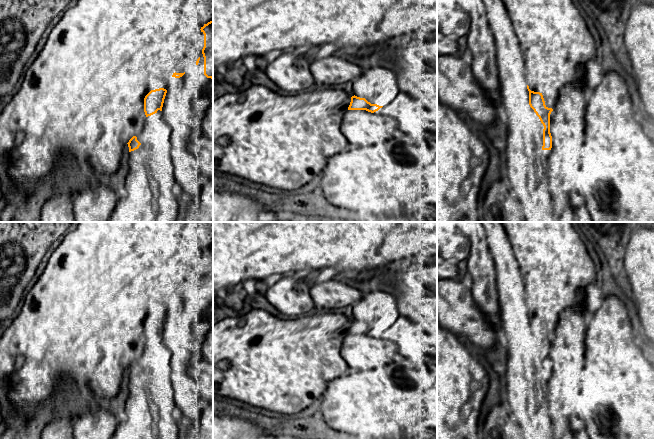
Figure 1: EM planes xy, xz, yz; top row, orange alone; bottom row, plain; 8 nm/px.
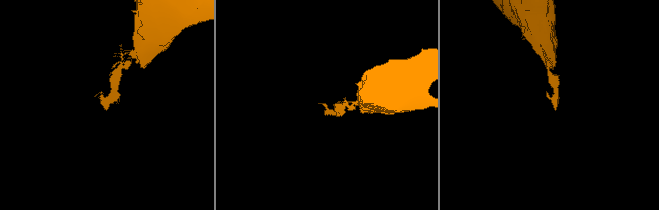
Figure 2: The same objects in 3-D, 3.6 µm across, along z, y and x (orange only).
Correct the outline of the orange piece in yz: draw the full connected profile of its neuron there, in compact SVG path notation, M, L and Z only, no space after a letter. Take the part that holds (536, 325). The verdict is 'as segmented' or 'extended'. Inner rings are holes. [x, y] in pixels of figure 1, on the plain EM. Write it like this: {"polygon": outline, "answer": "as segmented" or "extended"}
{"polygon": "M502 222L525 286L529 329L544 350L542 374L551 374L550 338L562 312L579 303L587 311L587 287L595 284L592 258L572 222Z", "answer": "extended"}

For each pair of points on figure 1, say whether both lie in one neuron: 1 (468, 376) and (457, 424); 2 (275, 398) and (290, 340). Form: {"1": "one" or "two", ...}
{"1": "one", "2": "one"}

